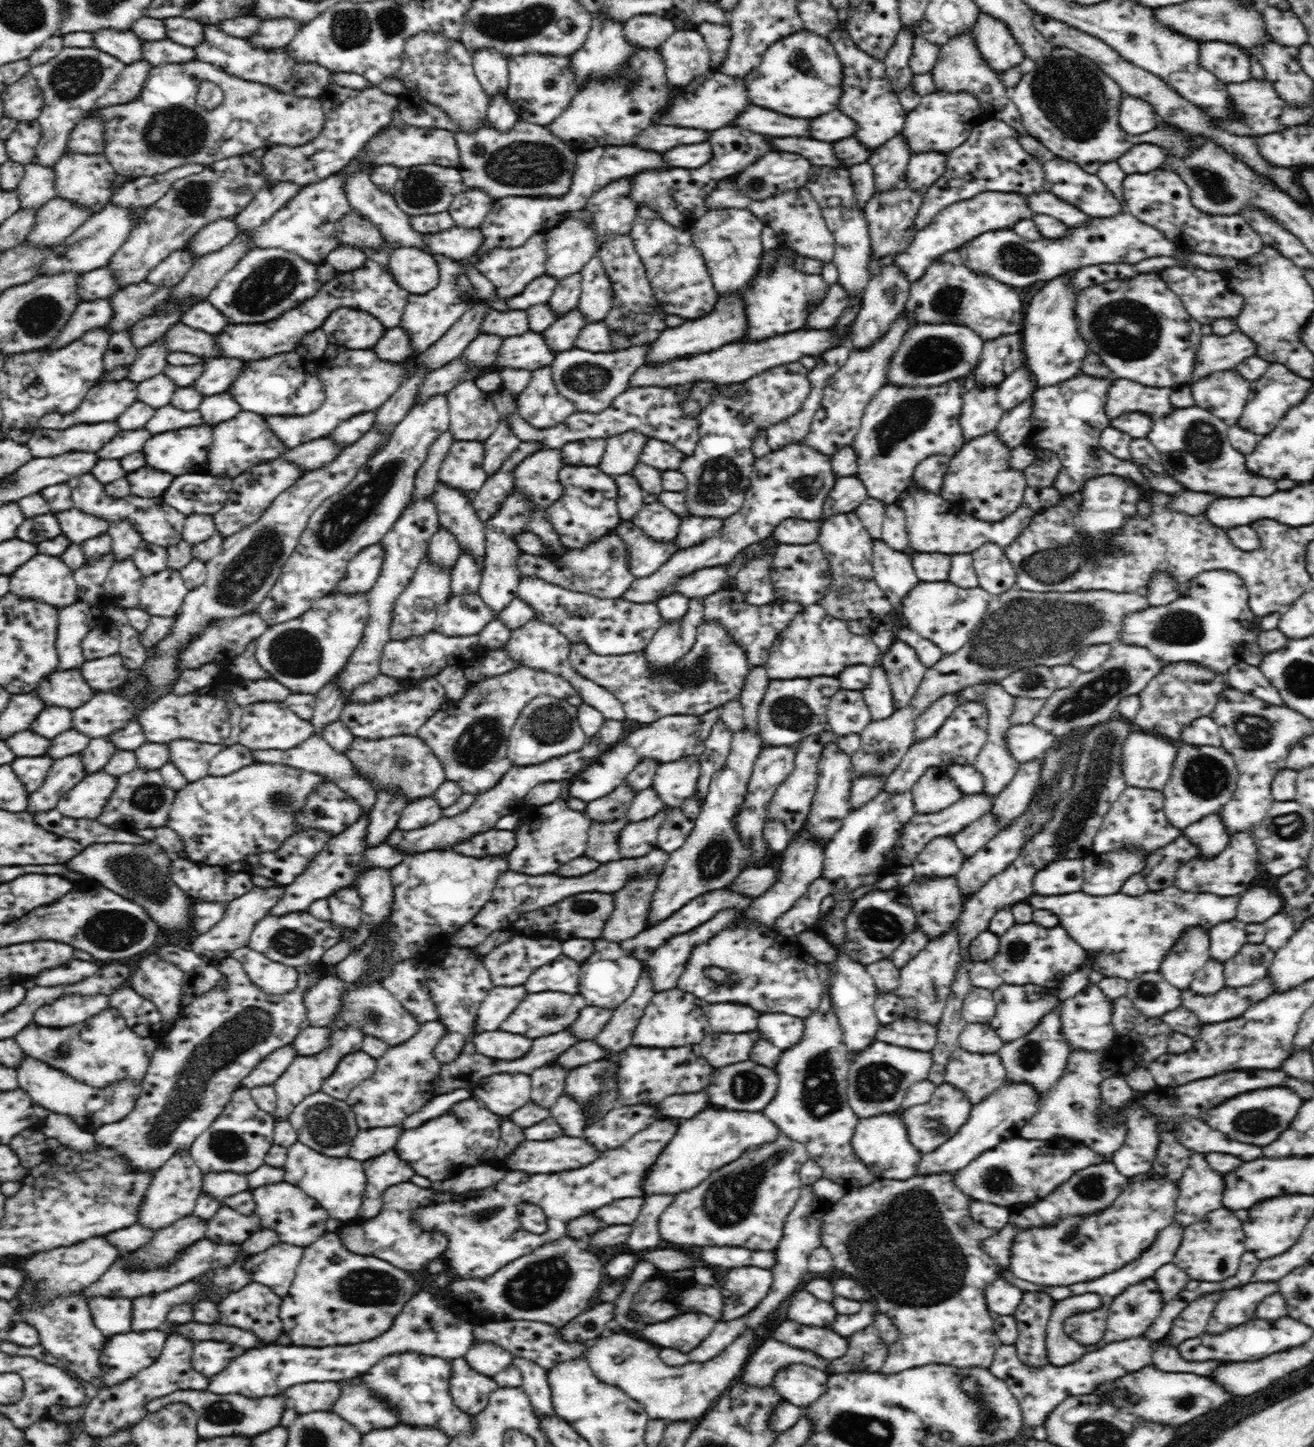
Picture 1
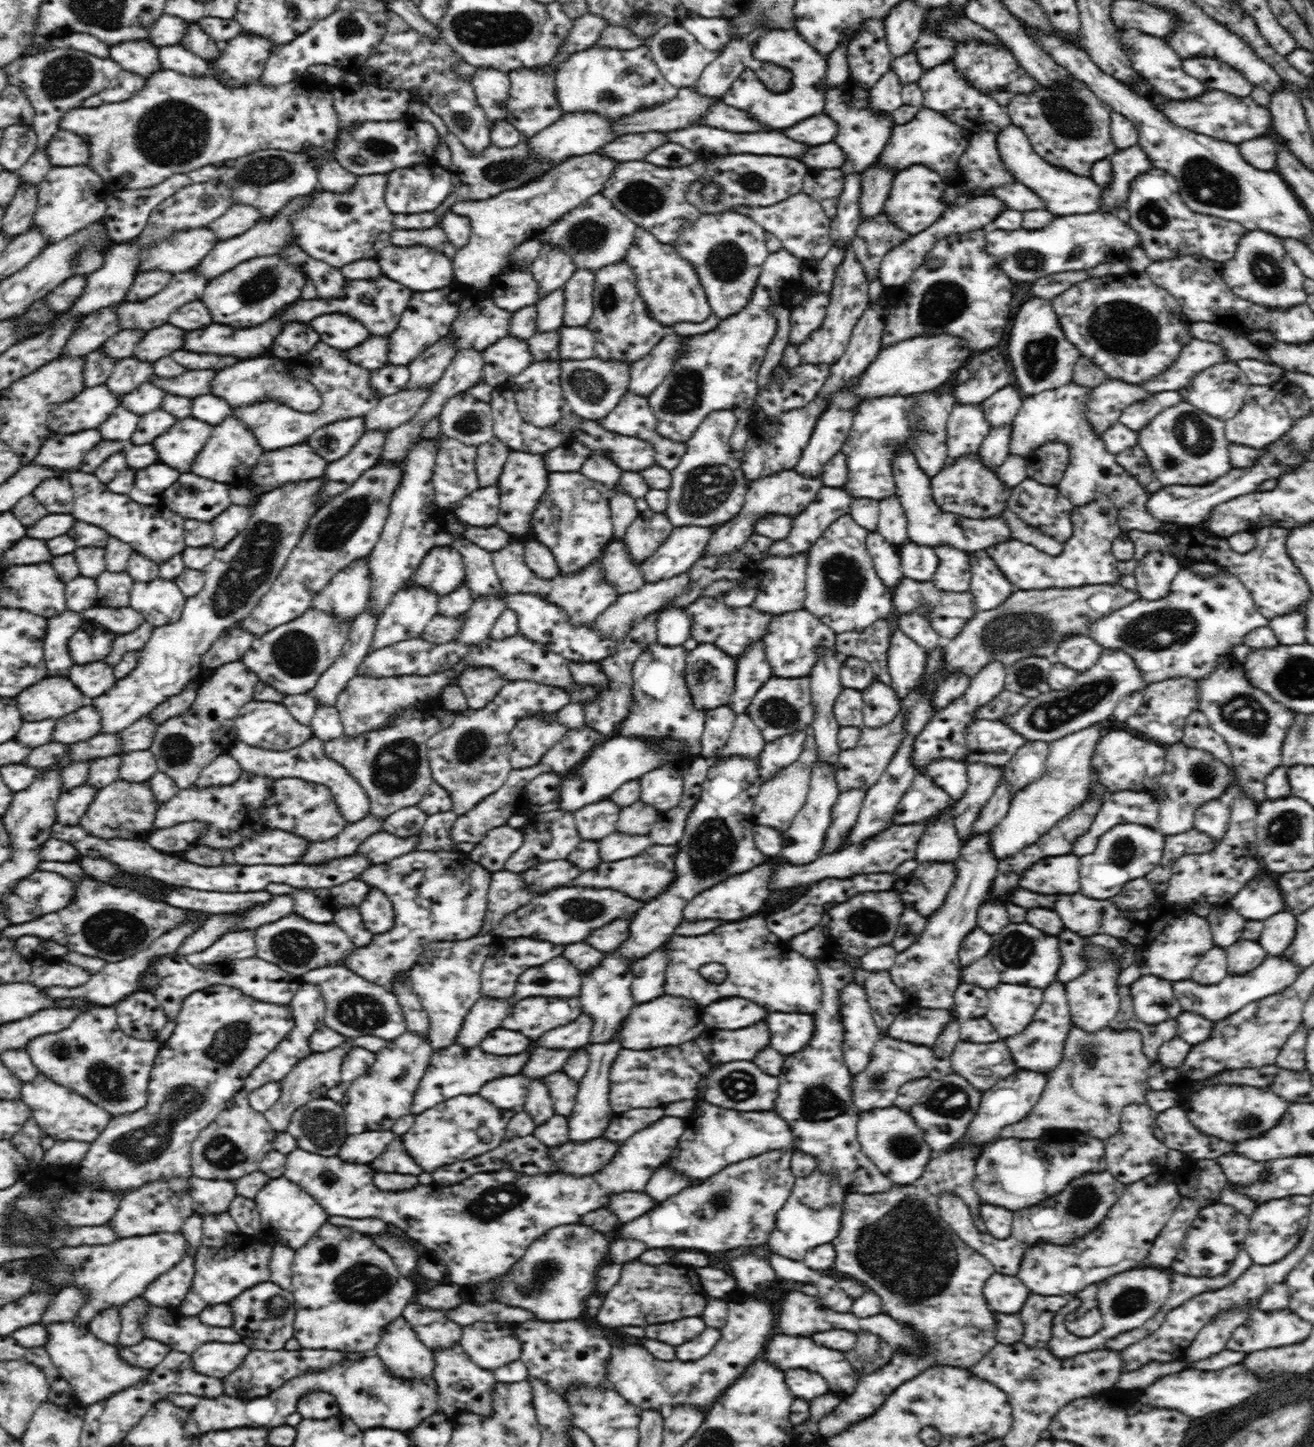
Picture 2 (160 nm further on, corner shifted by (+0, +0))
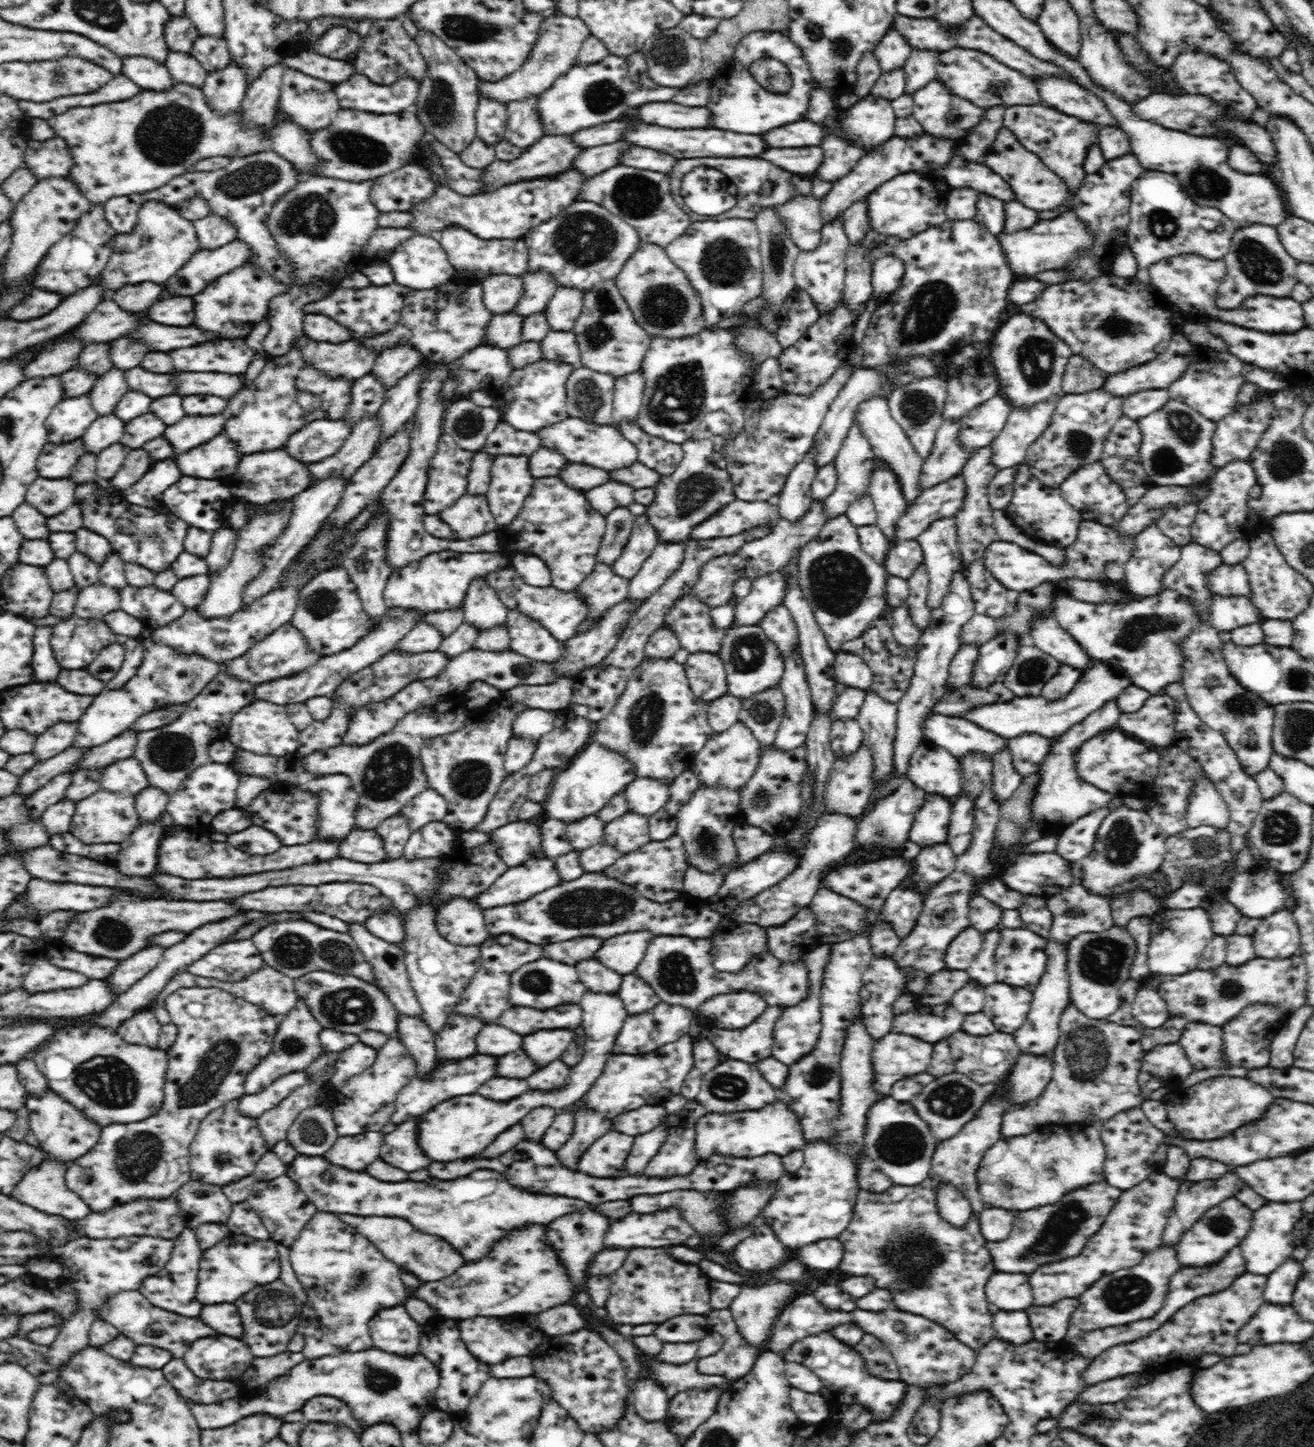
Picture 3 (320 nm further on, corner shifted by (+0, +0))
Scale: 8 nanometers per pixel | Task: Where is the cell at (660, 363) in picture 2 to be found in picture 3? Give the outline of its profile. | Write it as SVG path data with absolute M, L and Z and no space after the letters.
M641 369L616 379L614 390L613 421L611 425L618 429L622 420L637 418L644 398L645 378Z

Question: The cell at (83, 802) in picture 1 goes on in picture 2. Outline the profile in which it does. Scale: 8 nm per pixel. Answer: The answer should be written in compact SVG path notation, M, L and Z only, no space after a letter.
M82 784L63 793L55 805L55 822L65 824L66 826L76 826L82 815L88 812L90 804L94 802L98 794L98 788L89 784Z

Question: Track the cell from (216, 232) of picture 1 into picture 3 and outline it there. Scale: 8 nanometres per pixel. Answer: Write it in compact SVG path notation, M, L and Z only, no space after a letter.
M158 201L145 202L137 214L134 230L115 236L114 252L98 280L102 289L109 293L125 285L154 282L165 284L200 251L198 237L192 221L182 218L174 207Z

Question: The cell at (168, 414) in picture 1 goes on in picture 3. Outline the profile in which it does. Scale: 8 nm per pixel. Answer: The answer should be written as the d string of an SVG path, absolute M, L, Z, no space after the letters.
M148 412L138 416L138 418L129 420L125 424L121 442L131 449L140 448L140 446L144 446L146 442L152 440L152 438L162 436L166 427L162 420Z

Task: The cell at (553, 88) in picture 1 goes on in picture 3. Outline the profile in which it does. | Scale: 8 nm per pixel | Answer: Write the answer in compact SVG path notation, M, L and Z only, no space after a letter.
M537 98L512 100L507 106L507 127L504 136L510 144L524 151L544 136L543 126L537 111Z

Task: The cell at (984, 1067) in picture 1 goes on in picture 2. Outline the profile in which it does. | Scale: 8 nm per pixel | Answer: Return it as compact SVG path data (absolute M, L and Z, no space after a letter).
M1004 1040L988 1044L960 1042L952 1052L952 1072L964 1076L982 1092L992 1088L1000 1076L1006 1078L1018 1069Z

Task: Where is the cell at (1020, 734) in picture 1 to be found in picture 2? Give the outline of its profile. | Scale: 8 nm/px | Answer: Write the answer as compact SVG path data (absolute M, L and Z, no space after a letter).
M978 719L967 728L966 747L970 752L966 764L978 762L1005 767L1016 756L1016 752L1030 742L1002 720Z

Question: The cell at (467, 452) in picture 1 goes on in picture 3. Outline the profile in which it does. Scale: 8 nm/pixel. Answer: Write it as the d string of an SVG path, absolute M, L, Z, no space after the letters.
M446 433L439 438L430 461L423 507L428 515L439 514L466 494L467 476L471 469L473 451L460 448Z

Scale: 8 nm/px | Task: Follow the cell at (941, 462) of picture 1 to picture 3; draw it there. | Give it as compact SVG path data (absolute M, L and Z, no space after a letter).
M940 375L916 379L908 386L902 386L894 390L887 399L892 418L903 428L910 442L914 445L916 452L925 459L933 449L937 430L945 422L943 419L943 408L946 404L947 382Z

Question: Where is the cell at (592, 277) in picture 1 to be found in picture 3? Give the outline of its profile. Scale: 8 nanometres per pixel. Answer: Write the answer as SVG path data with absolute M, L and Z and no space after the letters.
M558 287L544 310L550 329L557 332L573 331L578 316L582 314L585 294L576 288Z

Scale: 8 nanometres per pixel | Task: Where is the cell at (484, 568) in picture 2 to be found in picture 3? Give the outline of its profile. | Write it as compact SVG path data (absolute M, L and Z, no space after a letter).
M485 576L474 578L470 583L462 607L464 623L480 631L507 624L508 608L498 598L498 593L486 584Z

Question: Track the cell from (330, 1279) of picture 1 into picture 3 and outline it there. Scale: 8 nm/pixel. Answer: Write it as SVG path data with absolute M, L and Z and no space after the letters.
M328 1212L314 1214L314 1218L310 1218L310 1222L304 1226L304 1230L300 1232L289 1250L292 1268L308 1293L308 1302L301 1304L300 1322L296 1328L296 1332L303 1334L305 1338L303 1354L308 1360L328 1354L340 1354L342 1350L356 1352L374 1348L372 1337L368 1334L370 1318L376 1316L378 1310L404 1304L406 1298L410 1298L408 1290L400 1280L400 1268L394 1262L386 1260L372 1242L368 1242L354 1228L346 1226L336 1214Z

